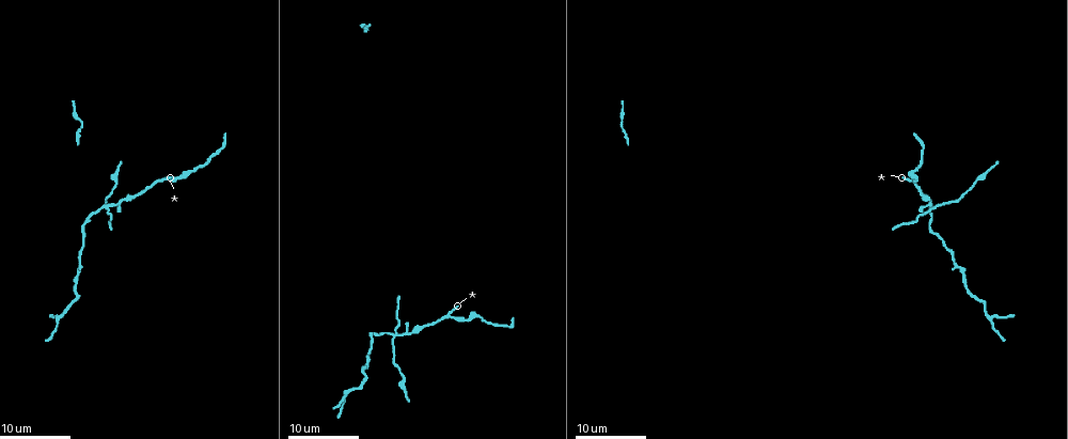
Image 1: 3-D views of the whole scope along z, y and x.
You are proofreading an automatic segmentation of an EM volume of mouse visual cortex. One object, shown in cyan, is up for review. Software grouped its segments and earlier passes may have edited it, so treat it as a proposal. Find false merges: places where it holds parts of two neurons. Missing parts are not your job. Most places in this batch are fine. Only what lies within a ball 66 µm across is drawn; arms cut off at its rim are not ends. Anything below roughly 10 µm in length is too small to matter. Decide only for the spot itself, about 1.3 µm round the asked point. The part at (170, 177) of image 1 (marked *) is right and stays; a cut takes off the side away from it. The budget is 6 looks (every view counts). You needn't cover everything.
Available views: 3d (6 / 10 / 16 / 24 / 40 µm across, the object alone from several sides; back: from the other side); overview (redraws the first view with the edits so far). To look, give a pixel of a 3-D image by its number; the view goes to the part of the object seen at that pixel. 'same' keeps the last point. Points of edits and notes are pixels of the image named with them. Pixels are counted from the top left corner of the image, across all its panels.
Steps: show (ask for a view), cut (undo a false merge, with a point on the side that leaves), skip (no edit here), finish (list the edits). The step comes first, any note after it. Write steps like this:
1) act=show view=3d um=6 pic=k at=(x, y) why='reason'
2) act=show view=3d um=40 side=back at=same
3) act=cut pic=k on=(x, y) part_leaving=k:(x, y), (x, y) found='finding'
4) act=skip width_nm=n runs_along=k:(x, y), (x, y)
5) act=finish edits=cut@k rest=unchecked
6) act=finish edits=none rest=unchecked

act=show view=3d um=16 pic=1 at=(448, 315) why='branch point'

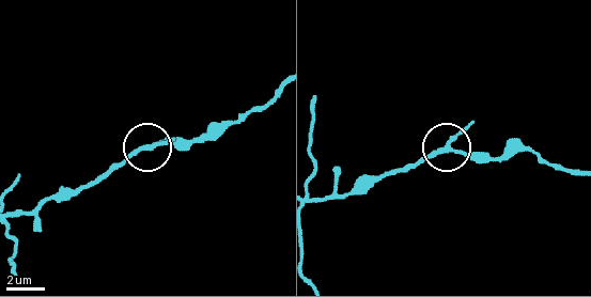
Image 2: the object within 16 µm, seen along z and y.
act=show view=3d um=6 pic=2 at=(143, 148)

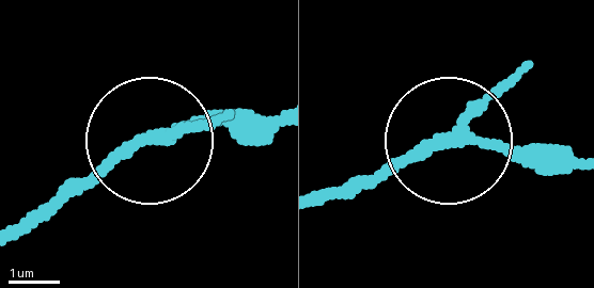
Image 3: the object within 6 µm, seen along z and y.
act=skip arms=3 runs_along=3:(224, 114), (160, 140), (280, 127) found='all the same neuron'

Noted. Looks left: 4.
act=show view=3d um=24 pic=1 at=(137, 196) why='sudden change in width'

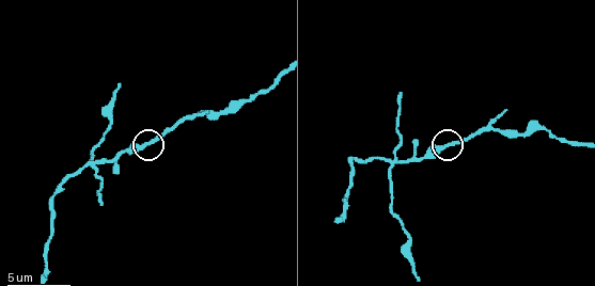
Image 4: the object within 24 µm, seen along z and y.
act=show view=3d um=6 pic=4 at=(147, 145) why='closer look'

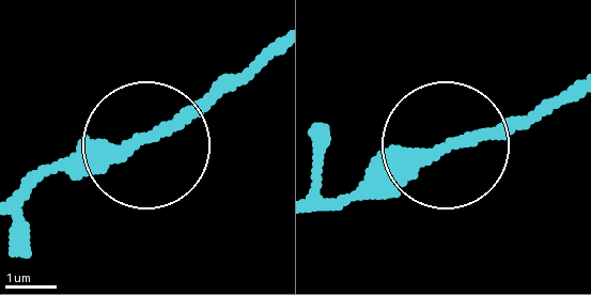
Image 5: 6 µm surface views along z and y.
act=show view=3d um=6 side=back pic=5 at=(437, 151)

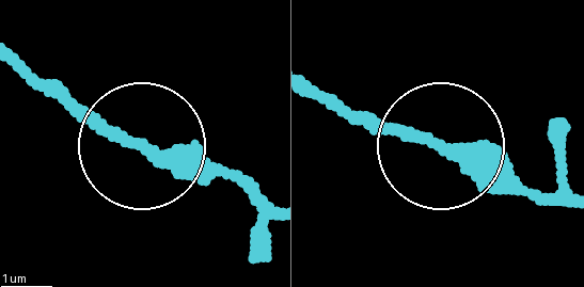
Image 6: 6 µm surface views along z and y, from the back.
act=skip runs_along=6:(311, 85), (336, 107), (503, 166), (536, 196) found='one neuron here'

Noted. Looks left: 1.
act=finish edits=none rest=unchecked

